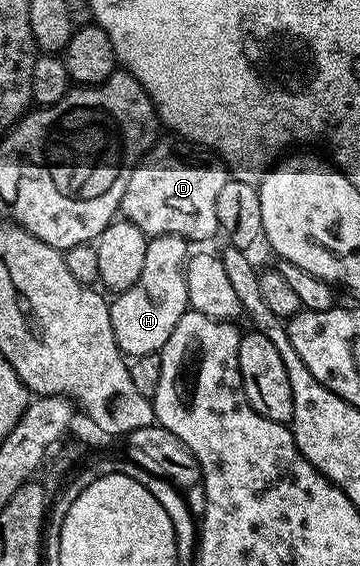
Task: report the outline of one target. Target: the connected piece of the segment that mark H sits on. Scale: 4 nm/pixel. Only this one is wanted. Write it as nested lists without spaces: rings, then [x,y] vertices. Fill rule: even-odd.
[[[157,236],[148,240],[139,279],[110,302],[114,338],[124,356],[134,359],[162,352],[181,315],[188,312],[188,256],[189,243],[181,236]]]

